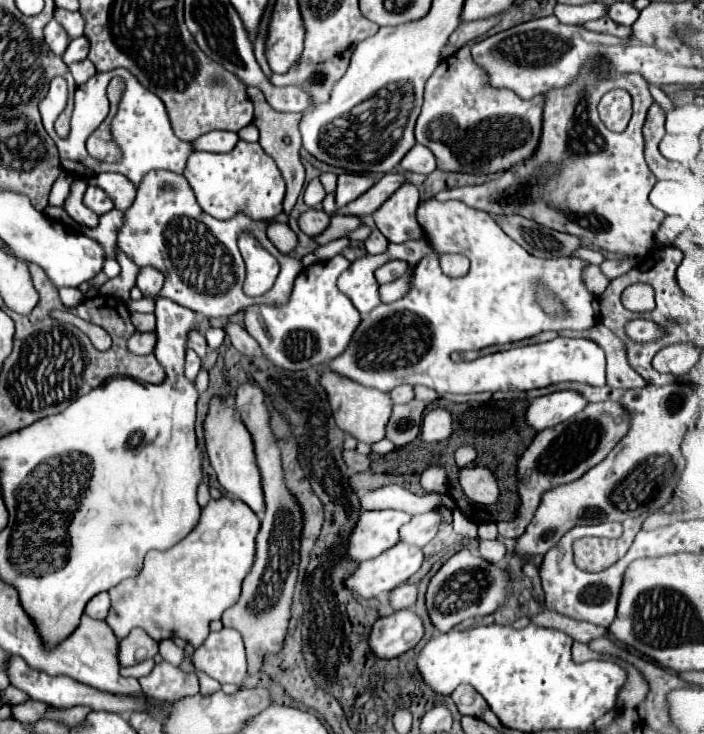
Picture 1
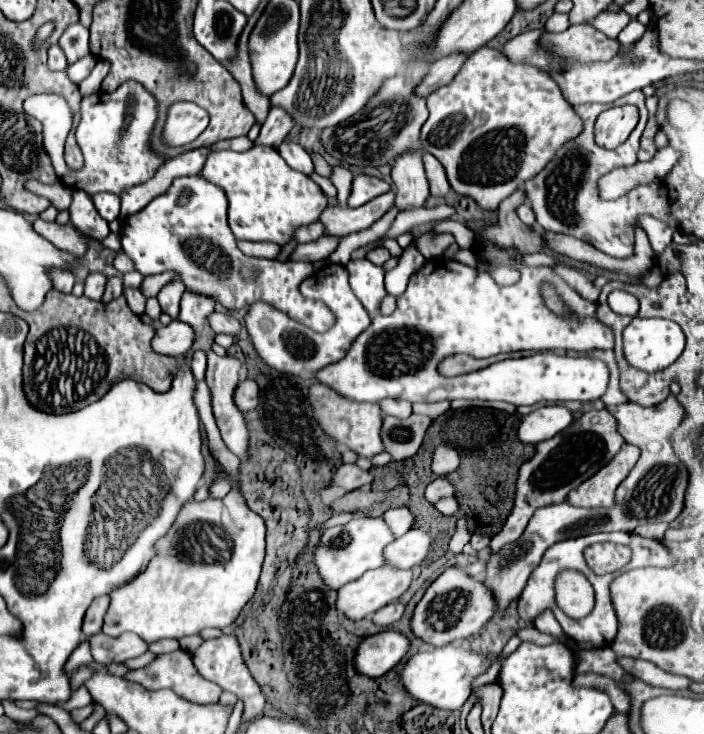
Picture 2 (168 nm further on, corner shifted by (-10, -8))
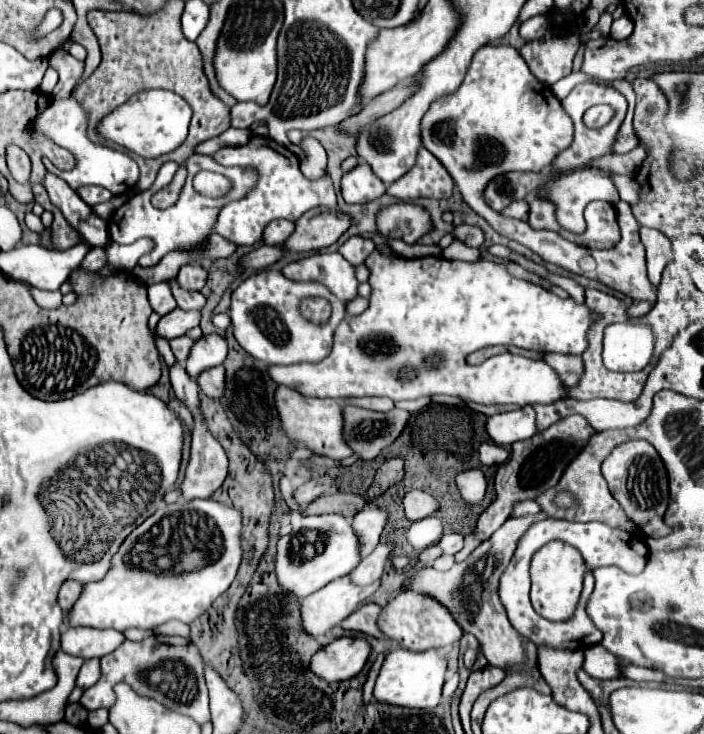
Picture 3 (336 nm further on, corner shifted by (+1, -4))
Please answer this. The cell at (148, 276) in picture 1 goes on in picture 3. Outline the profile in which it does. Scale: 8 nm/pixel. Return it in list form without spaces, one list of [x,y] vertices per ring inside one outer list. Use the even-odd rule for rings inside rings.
[[[167,283],[149,285],[147,291],[149,291],[149,303],[151,303],[151,307],[153,307],[155,313],[167,315],[167,313],[171,313],[177,307],[177,303],[175,303],[175,299],[173,299],[171,289],[169,289]]]

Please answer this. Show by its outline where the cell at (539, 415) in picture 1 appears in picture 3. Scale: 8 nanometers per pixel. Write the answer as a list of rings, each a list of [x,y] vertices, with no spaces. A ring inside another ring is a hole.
[[[531,405],[511,411],[511,413],[499,413],[487,417],[485,423],[487,435],[497,445],[511,445],[515,441],[523,441],[535,435],[535,410]]]

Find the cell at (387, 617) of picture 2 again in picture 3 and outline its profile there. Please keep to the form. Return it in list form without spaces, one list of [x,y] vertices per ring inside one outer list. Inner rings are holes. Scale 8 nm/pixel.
[[[375,603],[361,605],[357,611],[353,611],[341,623],[341,627],[347,629],[347,631],[359,631],[359,633],[365,633],[365,635],[381,639],[381,631],[377,629],[377,617],[379,617],[379,613],[381,613],[381,607],[375,605]]]

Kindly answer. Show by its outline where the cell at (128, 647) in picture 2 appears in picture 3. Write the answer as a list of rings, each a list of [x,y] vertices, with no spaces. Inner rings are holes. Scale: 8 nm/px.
[[[69,627],[61,633],[61,649],[69,655],[83,659],[103,657],[113,653],[125,641],[121,631],[113,629],[89,629],[89,627]]]

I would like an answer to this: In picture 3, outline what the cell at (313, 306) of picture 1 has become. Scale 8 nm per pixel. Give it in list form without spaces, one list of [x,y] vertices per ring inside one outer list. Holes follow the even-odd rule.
[[[263,269],[243,279],[231,295],[229,317],[237,343],[255,359],[267,365],[293,365],[293,363],[317,363],[325,359],[333,345],[335,327],[345,317],[345,303],[329,293],[319,283],[295,283],[283,277],[281,271]],[[307,297],[323,297],[331,301],[331,317],[325,325],[315,325],[303,319],[299,303]]]

